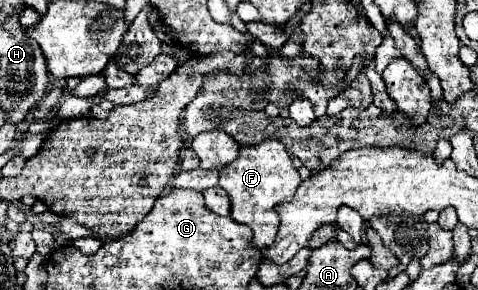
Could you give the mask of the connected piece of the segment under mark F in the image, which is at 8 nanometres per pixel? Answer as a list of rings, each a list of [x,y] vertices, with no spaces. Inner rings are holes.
[[[267,139],[267,141],[263,141],[259,145],[251,145],[251,147],[241,147],[239,157],[235,161],[231,161],[229,165],[225,165],[219,173],[219,187],[223,187],[231,199],[231,217],[253,229],[251,241],[253,241],[253,247],[257,247],[257,249],[267,249],[275,241],[277,227],[279,227],[279,215],[275,213],[275,205],[281,201],[291,201],[299,183],[301,183],[299,173],[291,163],[291,157],[289,157],[285,145],[275,139]]]

